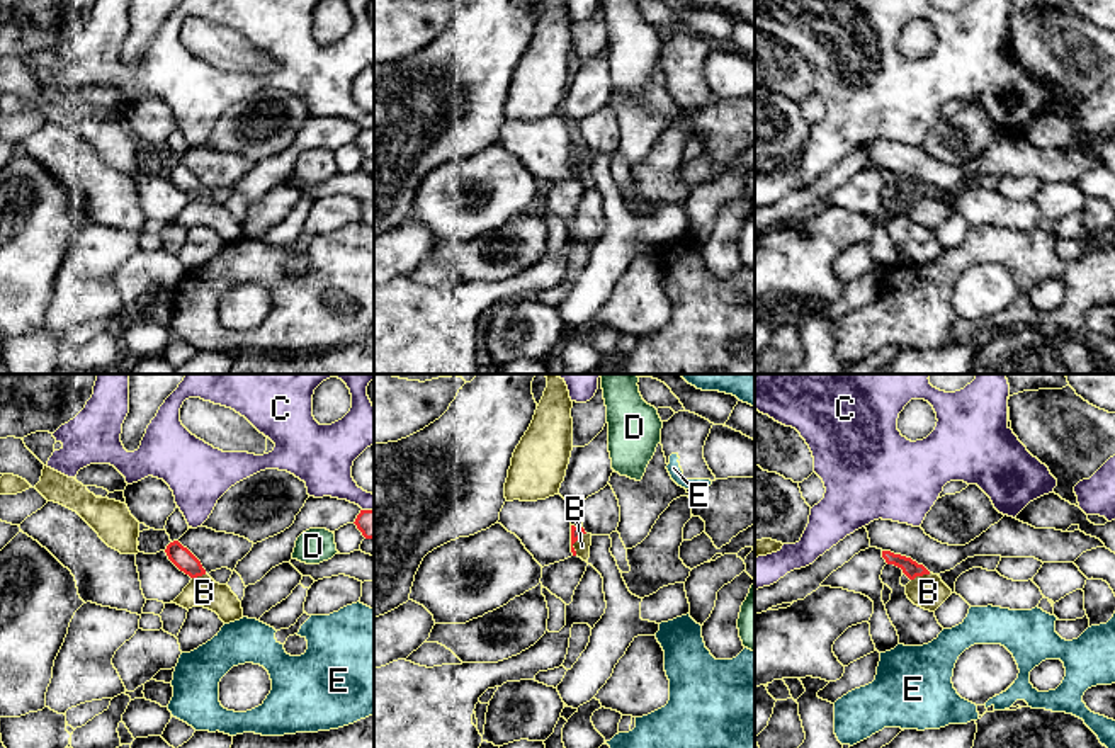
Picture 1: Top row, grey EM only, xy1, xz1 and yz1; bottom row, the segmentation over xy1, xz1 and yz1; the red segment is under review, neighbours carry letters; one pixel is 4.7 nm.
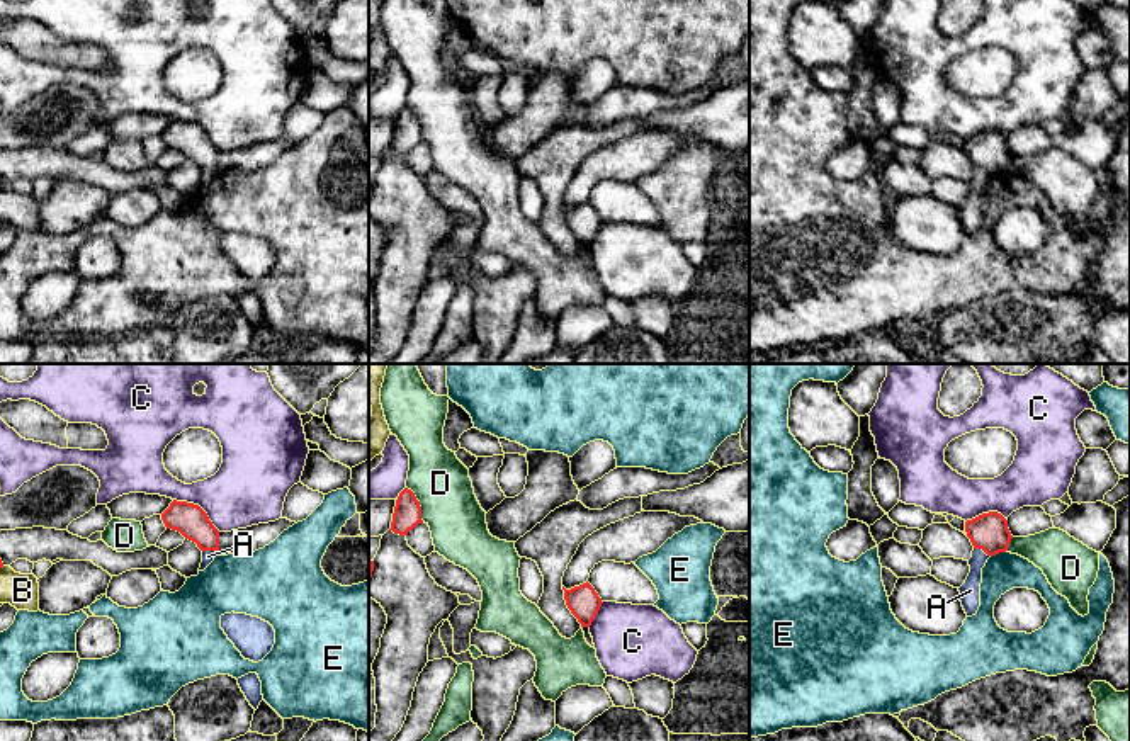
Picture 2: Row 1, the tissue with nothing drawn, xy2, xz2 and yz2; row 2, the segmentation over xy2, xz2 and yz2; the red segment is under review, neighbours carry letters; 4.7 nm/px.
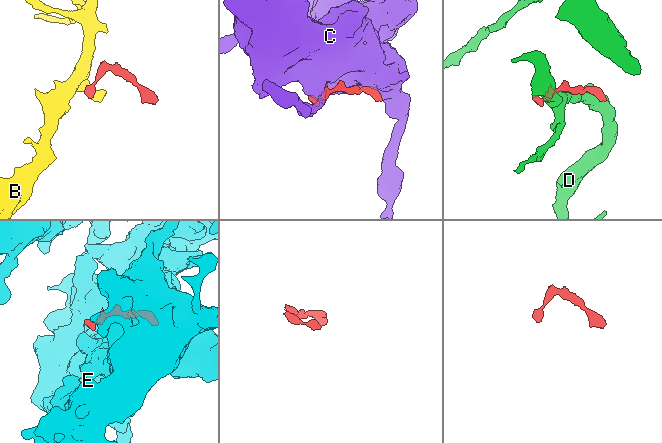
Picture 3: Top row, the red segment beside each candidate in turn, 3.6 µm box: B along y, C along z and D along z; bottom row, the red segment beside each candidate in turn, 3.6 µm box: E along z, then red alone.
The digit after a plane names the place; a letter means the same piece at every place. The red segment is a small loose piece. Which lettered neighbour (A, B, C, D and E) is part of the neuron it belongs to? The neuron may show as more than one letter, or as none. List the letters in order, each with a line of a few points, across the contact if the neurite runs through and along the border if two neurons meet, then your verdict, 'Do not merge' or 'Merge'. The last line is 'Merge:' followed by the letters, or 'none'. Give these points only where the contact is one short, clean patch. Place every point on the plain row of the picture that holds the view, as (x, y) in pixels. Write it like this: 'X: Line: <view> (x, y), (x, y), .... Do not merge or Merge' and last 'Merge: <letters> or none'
A: Line: yz2 (989, 152), (983, 169), (976, 182), (971, 209). Merge
B: Line: xz1 (585, 152), (573, 164), (575, 174). Do not merge
C: Do not merge
D: Do not merge
E: Line: yz2 (1006, 169), (991, 175). Do not merge
Merge: A

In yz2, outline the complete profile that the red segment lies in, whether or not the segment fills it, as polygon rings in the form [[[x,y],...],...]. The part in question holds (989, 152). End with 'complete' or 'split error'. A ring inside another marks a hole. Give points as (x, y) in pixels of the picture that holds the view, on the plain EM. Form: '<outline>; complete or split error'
[[[997,131],[967,139],[965,151],[974,170],[969,178],[970,192],[958,211],[967,236],[972,236],[980,226],[982,187],[991,175],[1008,170],[1013,155],[1008,148],[1008,139]]]; split error

